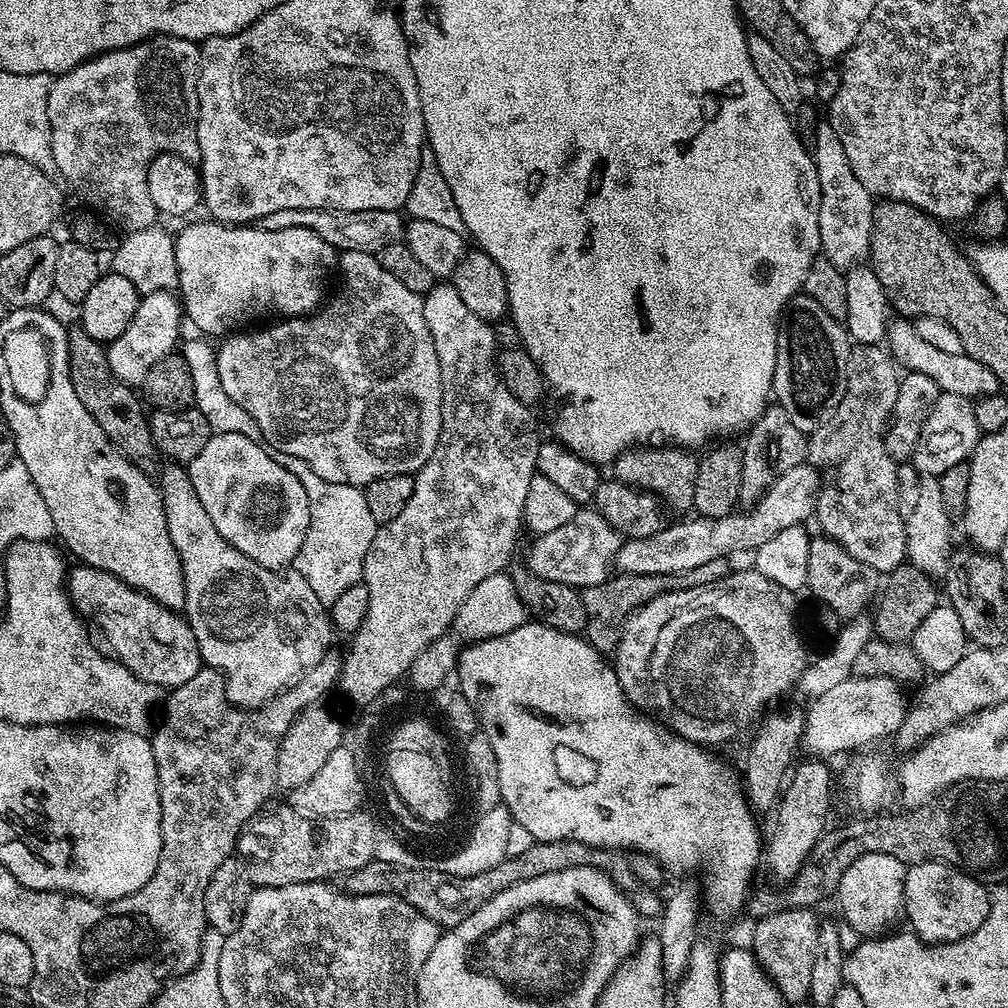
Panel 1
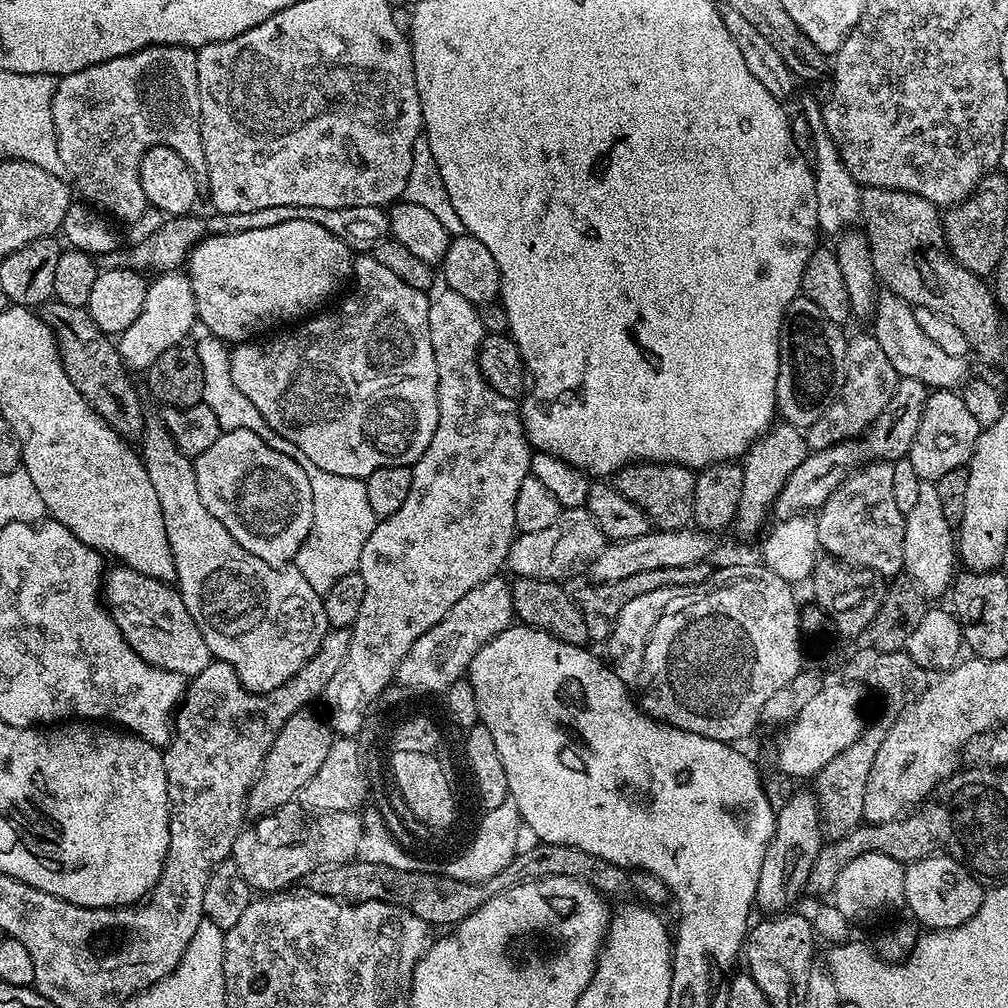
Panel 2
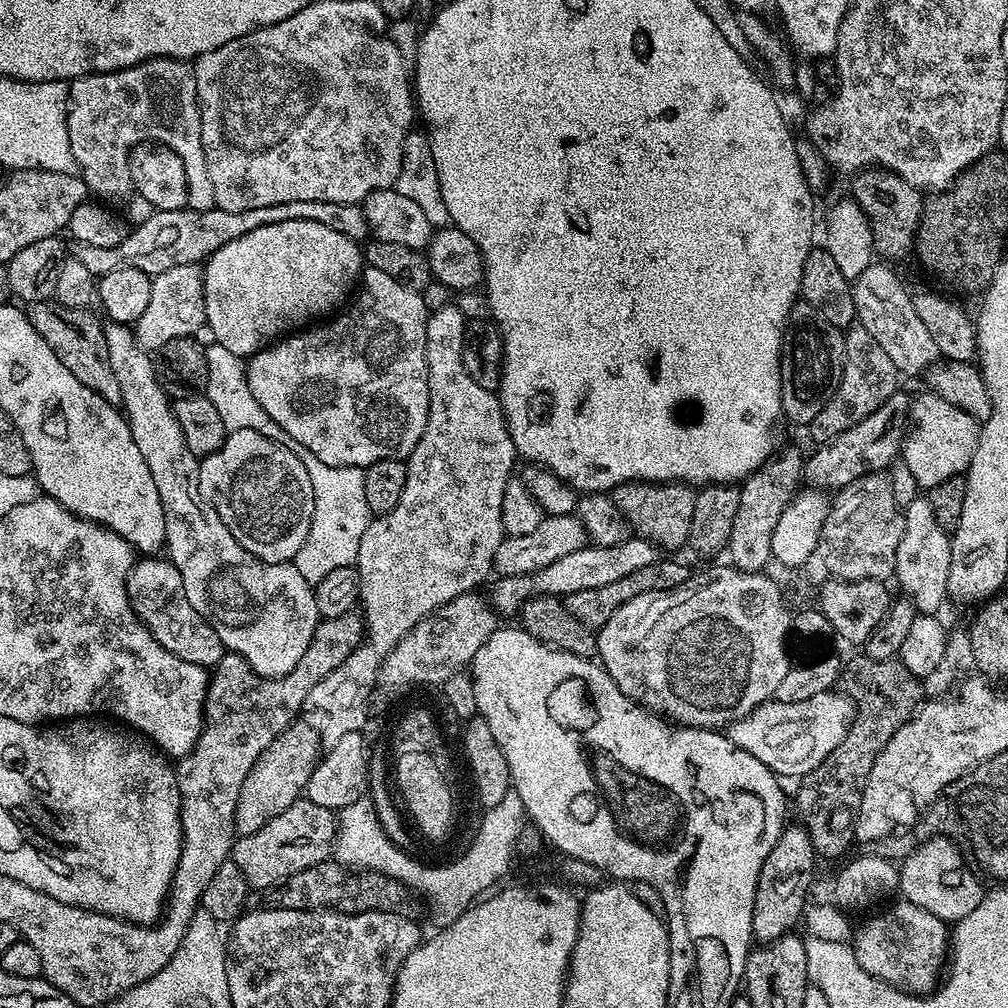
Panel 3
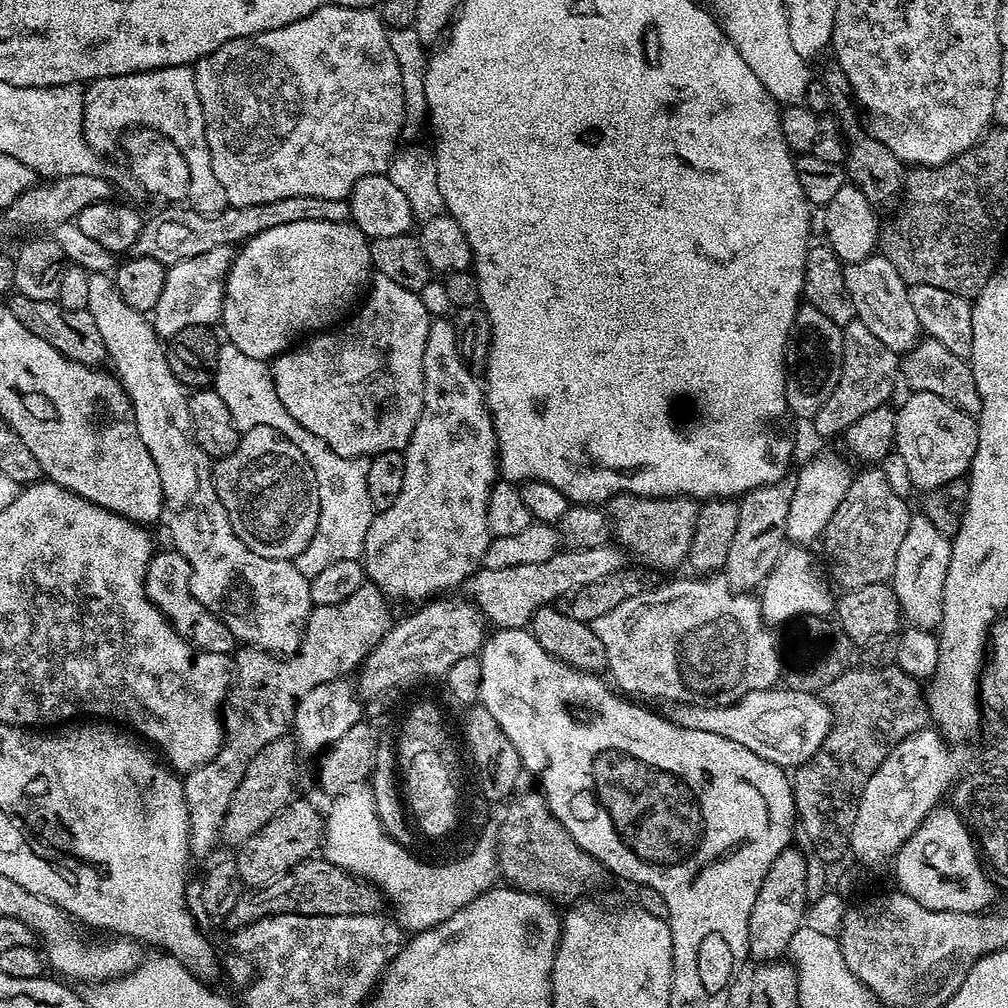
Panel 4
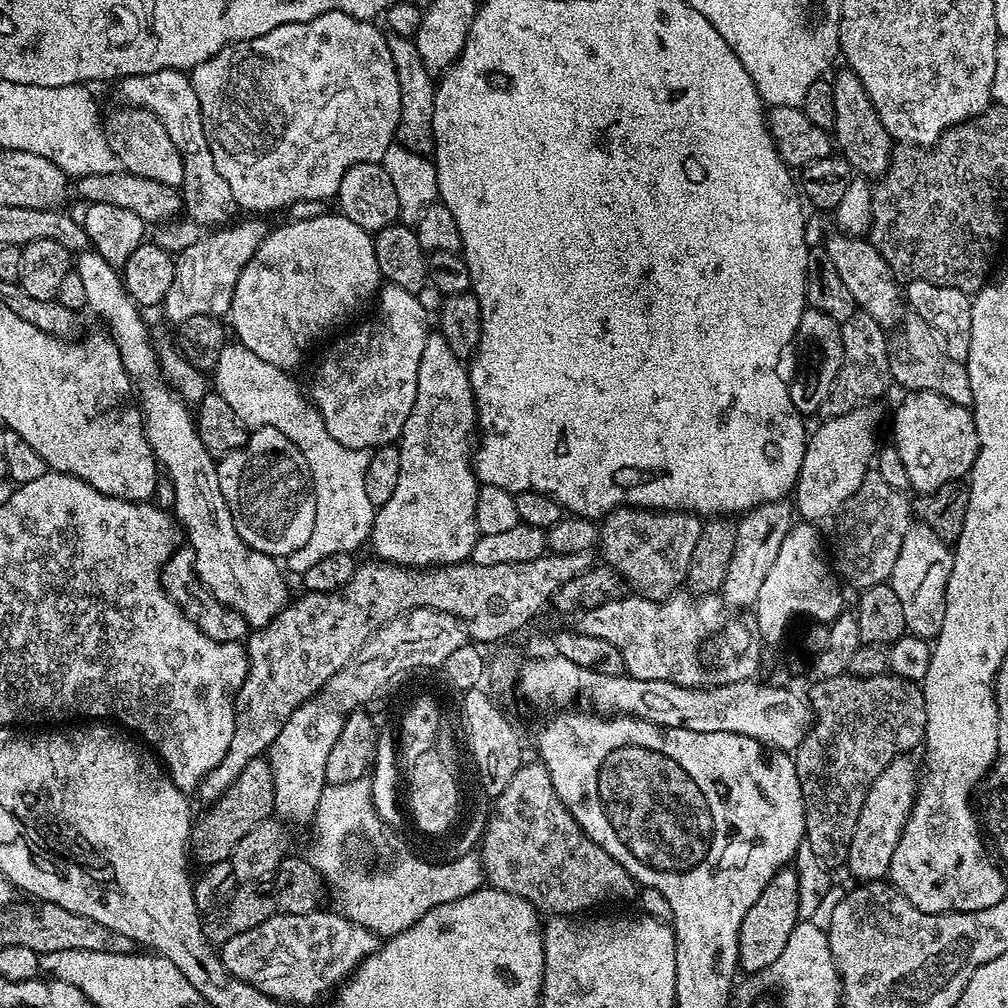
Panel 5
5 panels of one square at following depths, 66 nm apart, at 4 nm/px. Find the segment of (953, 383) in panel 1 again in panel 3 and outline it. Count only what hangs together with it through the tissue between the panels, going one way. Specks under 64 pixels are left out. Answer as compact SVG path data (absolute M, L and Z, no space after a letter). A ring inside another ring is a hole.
M873 262L866 270L851 281L852 297L856 307L856 319L859 327L870 330L870 335L886 350L890 362L894 362L897 373L919 377L928 371L931 364L941 359L938 346L926 330L925 323L918 318L914 308L913 293L900 281L895 267L884 262Z

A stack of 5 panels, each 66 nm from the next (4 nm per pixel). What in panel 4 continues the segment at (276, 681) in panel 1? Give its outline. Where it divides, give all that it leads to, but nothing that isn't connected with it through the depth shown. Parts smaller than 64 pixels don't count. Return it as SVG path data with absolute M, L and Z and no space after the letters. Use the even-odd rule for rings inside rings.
M107 272L91 273L90 302L87 310L94 316L95 325L98 326L102 342L105 343L107 359L112 362L111 371L130 398L138 435L142 437L146 450L150 450L154 466L158 466L158 478L162 478L164 495L162 520L163 523L168 523L171 547L181 552L190 566L190 590L194 598L198 598L198 602L206 606L206 610L210 610L227 626L233 641L250 648L260 648L281 658L291 656L300 646L302 625L314 607L310 596L309 577L298 574L293 561L271 560L262 558L262 554L254 554L254 550L247 548L238 538L238 534L234 534L230 518L226 514L226 506L222 506L212 481L213 461L194 438L188 405L189 393L180 380L174 378L165 341L156 335L151 319L146 318L145 313L122 302L122 294L118 294L115 279Z

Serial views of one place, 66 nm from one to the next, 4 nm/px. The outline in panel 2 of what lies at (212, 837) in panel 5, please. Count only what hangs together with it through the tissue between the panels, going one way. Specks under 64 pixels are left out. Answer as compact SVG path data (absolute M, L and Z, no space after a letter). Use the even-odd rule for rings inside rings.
M311 709L296 711L291 715L271 744L261 772L248 792L245 804L247 815L252 818L267 816L282 805L291 803L299 795L302 786L317 774L330 752L333 739L331 727L321 717L319 719L312 713Z

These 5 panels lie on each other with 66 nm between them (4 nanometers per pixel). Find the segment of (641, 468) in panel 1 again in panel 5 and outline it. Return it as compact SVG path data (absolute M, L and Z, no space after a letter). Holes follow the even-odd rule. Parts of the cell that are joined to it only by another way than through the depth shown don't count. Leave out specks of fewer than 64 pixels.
M615 508L603 517L599 525L600 538L598 552L604 555L603 563L607 567L614 568L621 581L628 584L629 589L635 590L647 600L664 600L673 595L676 588L685 583L690 570L690 557L694 554L694 545L698 542L698 534L702 534L701 517L691 512L662 512L659 510L641 510L638 508Z

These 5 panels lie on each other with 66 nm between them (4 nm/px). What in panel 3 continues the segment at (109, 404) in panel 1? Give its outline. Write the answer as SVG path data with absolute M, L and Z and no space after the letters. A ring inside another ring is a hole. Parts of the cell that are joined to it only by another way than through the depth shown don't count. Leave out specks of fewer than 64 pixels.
M50 299L29 304L26 315L34 330L37 330L43 341L50 346L62 366L70 370L70 374L74 374L74 378L78 378L83 385L90 386L107 401L117 405L121 400L121 386L111 369L104 324L91 312L88 308L62 306L55 299Z

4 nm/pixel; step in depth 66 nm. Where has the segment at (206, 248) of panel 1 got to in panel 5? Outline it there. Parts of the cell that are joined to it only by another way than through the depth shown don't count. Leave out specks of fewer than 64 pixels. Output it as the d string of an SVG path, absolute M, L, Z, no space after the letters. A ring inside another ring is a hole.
M342 214L335 215L293 220L284 222L281 228L273 227L250 262L242 269L241 277L234 286L230 311L231 331L232 328L236 331L235 339L246 346L246 350L254 350L254 354L270 362L270 366L285 370L298 367L304 351L315 340L328 335L331 337L337 330L343 329L343 324L368 299L371 301L382 287L378 258L374 258L373 233L362 230L362 226L354 226L354 222Z

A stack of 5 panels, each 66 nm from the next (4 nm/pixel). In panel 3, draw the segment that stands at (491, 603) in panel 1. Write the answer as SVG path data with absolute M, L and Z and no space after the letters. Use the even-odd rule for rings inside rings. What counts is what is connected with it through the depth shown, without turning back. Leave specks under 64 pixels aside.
M479 591L462 594L436 609L422 622L418 622L418 626L414 626L414 630L410 630L410 634L406 634L406 638L398 642L386 662L382 662L379 683L394 688L414 678L423 686L440 686L450 678L450 674L471 665L474 654L482 650L486 638L490 638L490 634L498 627L496 609L480 595Z

